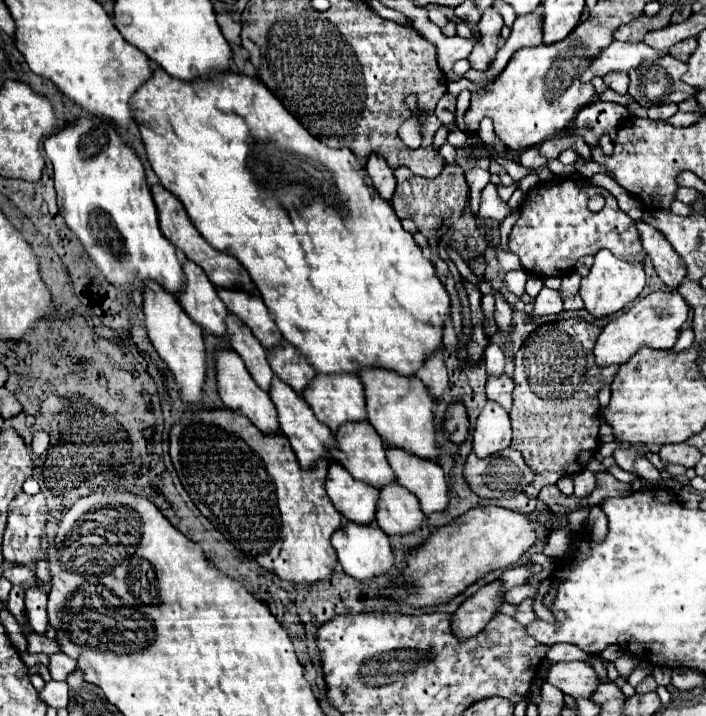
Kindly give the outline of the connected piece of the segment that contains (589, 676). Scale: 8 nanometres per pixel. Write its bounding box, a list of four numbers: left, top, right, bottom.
[546,662,598,698]

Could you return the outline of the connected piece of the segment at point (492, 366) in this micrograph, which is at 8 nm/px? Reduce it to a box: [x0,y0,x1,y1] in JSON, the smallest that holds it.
[484,340,504,376]

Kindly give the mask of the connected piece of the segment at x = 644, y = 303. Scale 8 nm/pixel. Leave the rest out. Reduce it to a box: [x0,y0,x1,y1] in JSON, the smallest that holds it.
[594,290,688,366]

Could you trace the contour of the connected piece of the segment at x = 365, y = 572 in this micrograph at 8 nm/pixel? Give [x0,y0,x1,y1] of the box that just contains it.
[332,520,394,580]

